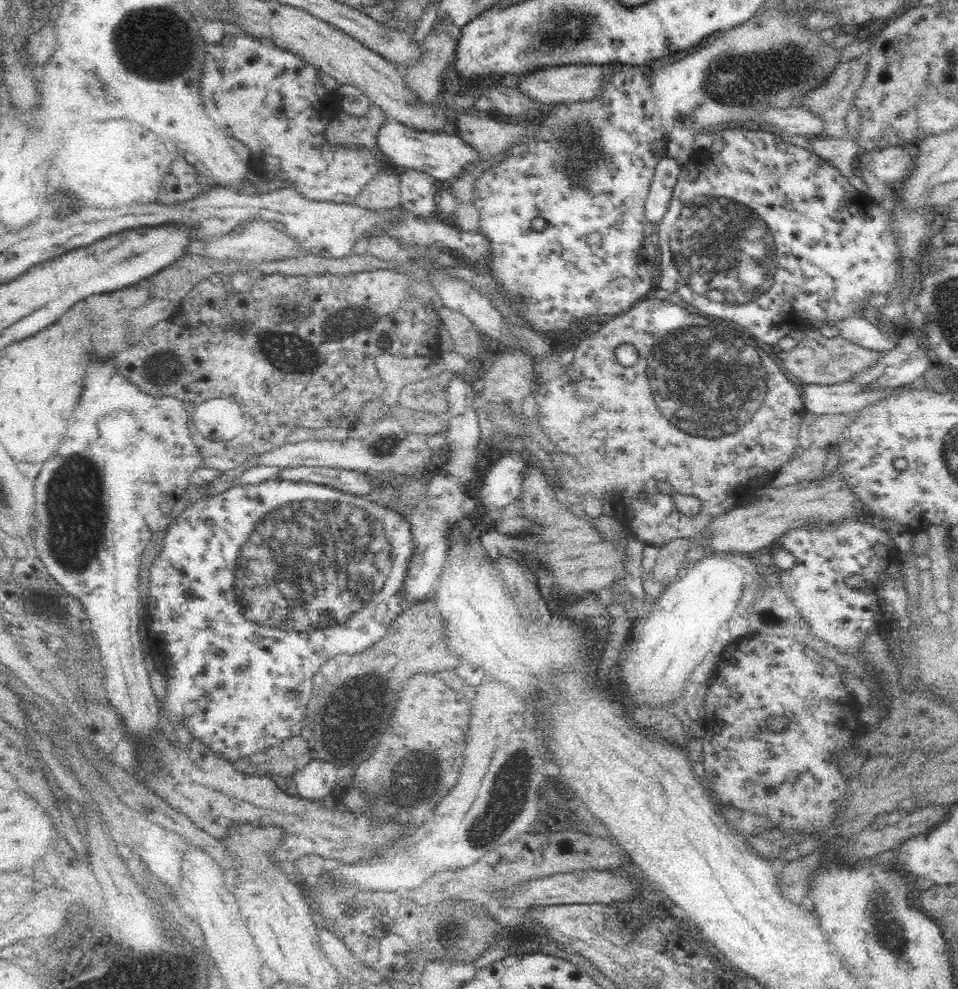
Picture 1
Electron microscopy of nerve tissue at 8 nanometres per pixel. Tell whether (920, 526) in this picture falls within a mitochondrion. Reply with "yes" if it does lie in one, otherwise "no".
no

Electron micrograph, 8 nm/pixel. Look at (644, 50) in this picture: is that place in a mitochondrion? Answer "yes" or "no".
no

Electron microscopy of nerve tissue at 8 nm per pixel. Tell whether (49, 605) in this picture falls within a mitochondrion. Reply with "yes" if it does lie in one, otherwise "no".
yes

